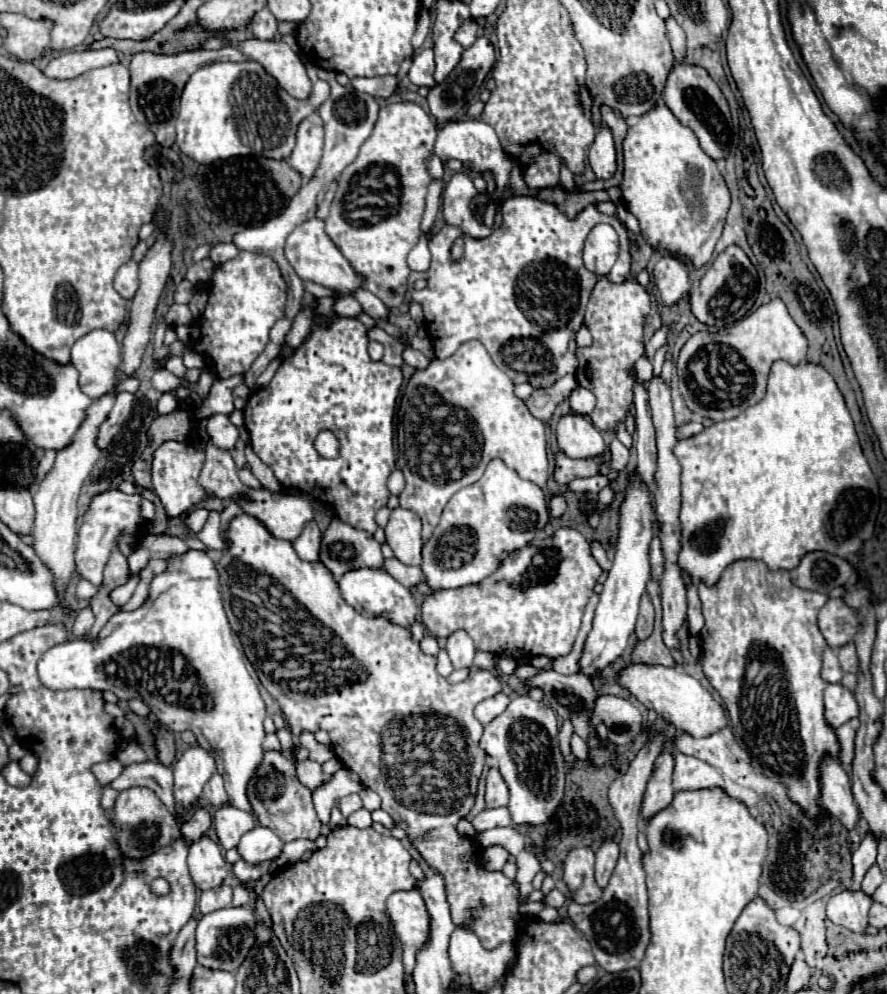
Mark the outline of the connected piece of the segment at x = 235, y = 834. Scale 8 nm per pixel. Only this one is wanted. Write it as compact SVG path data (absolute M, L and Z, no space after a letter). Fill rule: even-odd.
M223 805L213 815L213 825L223 849L235 849L241 837L255 827L255 817L233 805Z

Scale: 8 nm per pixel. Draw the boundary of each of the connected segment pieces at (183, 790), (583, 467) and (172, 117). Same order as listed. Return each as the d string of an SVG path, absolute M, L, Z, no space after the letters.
M195 745L189 747L175 763L175 801L183 807L195 803L203 791L203 785L215 773L215 757L211 751Z
M563 451L555 453L553 479L559 485L567 485L575 477L591 477L599 473L599 465L593 459L569 459Z
M227 45L217 51L193 51L183 55L153 55L153 53L137 53L131 59L129 71L131 71L131 111L137 117L139 123L149 127L157 141L165 147L171 147L175 143L175 123L177 123L177 111L179 111L179 99L183 93L185 83L189 77L211 63L219 61L245 61L245 55L239 47Z

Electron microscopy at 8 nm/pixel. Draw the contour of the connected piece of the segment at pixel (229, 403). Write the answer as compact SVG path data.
M233 375L229 379L217 379L211 387L209 397L205 399L205 403L201 405L201 413L225 413L231 415L233 413L233 387L243 379L243 375Z

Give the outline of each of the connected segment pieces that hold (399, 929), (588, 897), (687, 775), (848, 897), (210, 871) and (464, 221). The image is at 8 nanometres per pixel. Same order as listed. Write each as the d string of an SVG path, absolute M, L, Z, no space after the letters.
M417 889L395 891L387 899L387 913L403 945L403 967L411 973L415 967L415 953L429 935L429 915L421 893Z
M589 847L571 849L563 861L565 883L573 893L575 903L593 903L601 897L601 889L593 879L595 853Z
M675 751L675 769L673 769L673 789L675 791L697 791L709 787L725 787L721 773L709 763L683 755Z
M843 891L839 895L833 895L827 905L827 917L837 923L847 927L853 933L865 935L867 929L867 915L863 911L863 903L869 903L871 897L867 897L863 891L851 893Z
M207 835L193 841L189 845L189 873L193 877L193 883L197 889L207 891L213 887L219 887L223 879L229 875L229 865L215 841L211 841Z
M455 173L443 191L443 217L447 223L457 225L469 237L481 239L489 237L493 229L477 219L473 207L475 197L477 189L473 187L469 173Z

